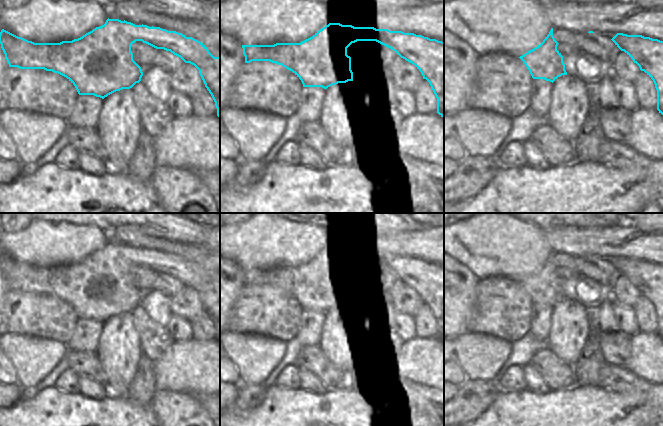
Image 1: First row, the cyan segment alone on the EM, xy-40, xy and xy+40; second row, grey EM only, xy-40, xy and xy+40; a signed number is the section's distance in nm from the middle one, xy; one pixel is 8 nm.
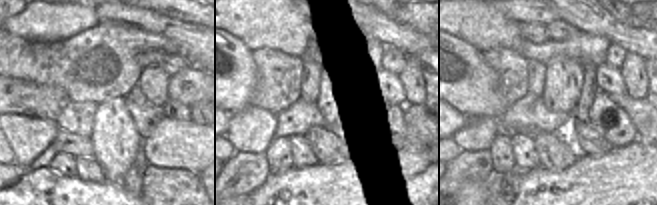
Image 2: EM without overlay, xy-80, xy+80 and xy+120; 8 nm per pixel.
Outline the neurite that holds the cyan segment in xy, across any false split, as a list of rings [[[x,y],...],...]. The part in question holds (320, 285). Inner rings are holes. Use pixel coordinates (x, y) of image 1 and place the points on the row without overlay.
[[[329,247],[300,267],[242,269],[242,272],[245,287],[270,285],[292,295],[301,304],[303,311],[327,313],[338,307],[353,305],[351,281],[347,279],[347,272],[357,265],[376,265],[412,287],[421,296],[423,303],[429,306],[437,322],[437,337],[444,343],[444,266],[442,265],[402,255]]]

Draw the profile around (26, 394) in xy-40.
[[[32,387],[30,389],[21,389],[21,401],[26,401],[32,399],[38,394],[37,387]]]

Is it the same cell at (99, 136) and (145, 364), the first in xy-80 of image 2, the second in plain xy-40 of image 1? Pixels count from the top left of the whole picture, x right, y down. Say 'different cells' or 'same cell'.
different cells

